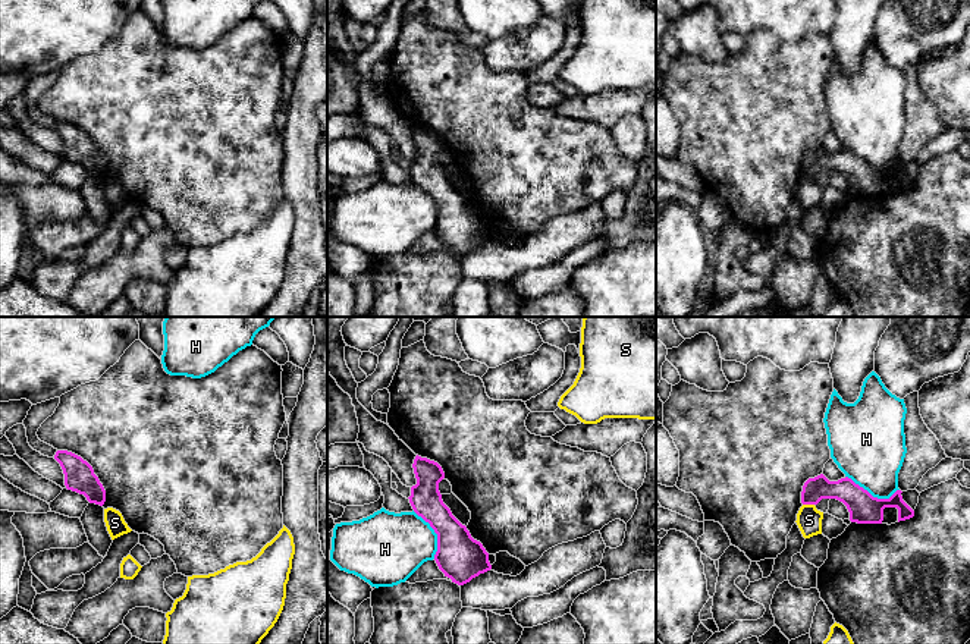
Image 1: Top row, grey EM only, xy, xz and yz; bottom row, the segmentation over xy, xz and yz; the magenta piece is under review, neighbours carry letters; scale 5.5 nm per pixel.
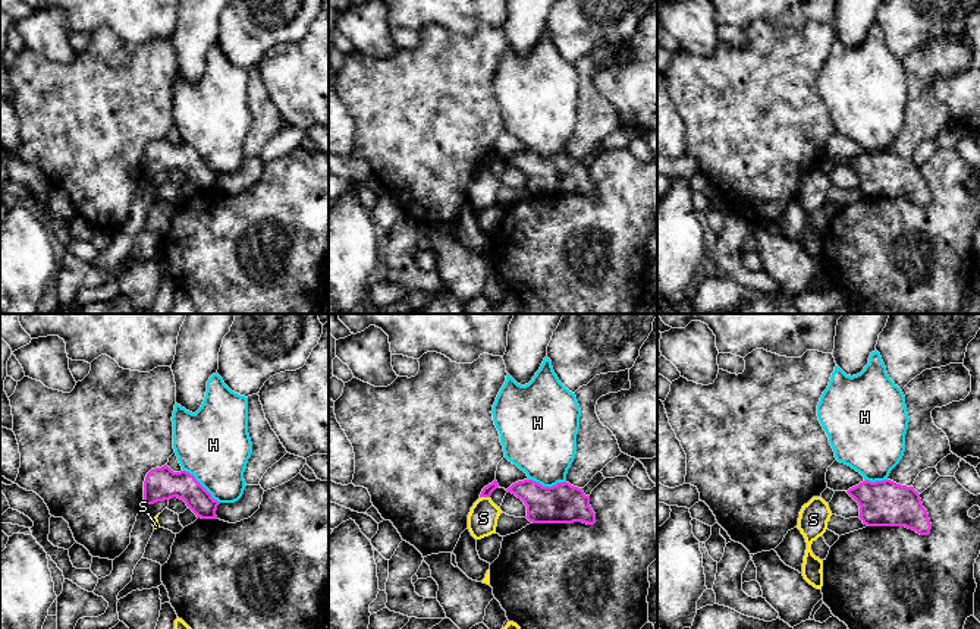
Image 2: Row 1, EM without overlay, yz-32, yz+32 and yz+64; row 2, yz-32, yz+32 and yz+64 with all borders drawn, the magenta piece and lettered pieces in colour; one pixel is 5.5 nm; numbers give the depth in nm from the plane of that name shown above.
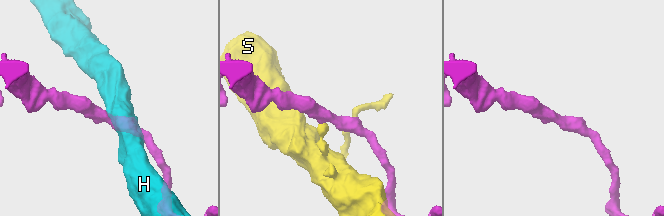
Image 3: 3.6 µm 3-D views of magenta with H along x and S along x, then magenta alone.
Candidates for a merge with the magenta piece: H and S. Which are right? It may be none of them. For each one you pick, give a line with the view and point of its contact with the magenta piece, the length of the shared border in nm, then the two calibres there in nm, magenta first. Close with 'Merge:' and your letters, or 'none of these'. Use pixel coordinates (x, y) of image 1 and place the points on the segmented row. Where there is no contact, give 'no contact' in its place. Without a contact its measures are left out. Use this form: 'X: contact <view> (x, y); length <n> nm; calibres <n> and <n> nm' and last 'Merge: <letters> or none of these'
Merge: none of these

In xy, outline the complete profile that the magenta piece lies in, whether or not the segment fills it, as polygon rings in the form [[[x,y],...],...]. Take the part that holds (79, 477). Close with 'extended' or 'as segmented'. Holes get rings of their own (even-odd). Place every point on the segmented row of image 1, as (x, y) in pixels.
[[[57,450],[54,459],[63,469],[68,490],[84,494],[90,503],[104,505],[106,490],[87,461],[68,450]]] | as segmented

